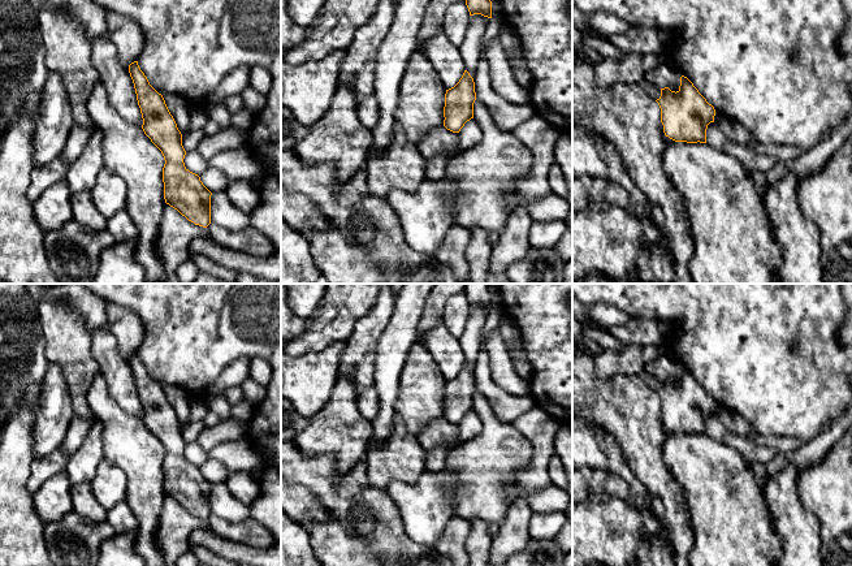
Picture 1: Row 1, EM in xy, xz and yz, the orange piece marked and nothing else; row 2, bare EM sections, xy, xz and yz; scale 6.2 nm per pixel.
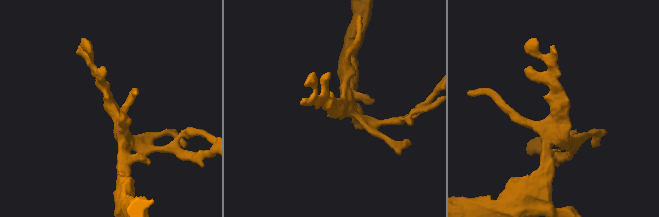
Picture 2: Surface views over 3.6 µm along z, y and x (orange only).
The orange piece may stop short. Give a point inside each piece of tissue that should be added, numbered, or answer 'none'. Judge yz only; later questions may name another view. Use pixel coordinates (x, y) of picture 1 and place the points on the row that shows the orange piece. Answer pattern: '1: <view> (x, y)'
none

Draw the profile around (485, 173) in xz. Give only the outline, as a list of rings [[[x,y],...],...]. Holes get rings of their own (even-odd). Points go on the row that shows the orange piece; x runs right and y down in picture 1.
[[[477,98],[473,118],[483,131],[481,141],[453,157],[445,169],[445,178],[454,181],[460,194],[453,217],[468,229],[501,232],[511,213],[507,194],[531,170],[533,155],[514,134],[496,125]]]

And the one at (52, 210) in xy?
[[[62,180],[33,202],[34,217],[44,233],[57,230],[73,219],[72,194],[66,181]]]

